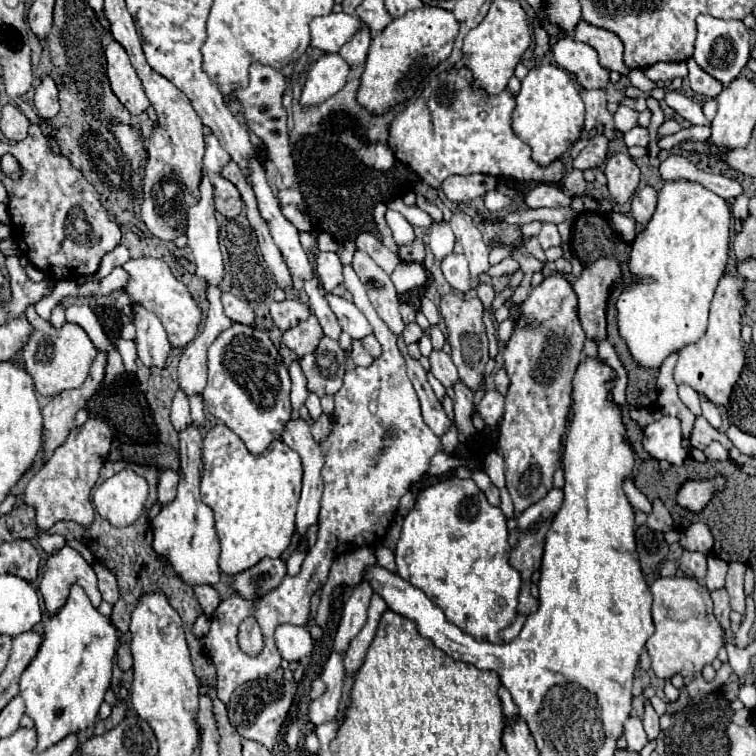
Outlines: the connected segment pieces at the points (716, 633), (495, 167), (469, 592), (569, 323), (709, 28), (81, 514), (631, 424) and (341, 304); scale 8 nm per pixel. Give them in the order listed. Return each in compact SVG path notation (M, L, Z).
M659 577L651 585L651 593L655 633L647 639L645 647L651 657L653 673L661 679L671 679L677 673L685 679L699 675L723 647L723 629L713 617L713 601L707 587L703 595L703 587L691 577Z
M451 67L441 71L421 91L419 99L399 111L389 127L389 147L395 157L409 165L427 185L439 189L451 175L483 173L503 179L559 183L565 175L563 161L541 167L531 159L531 147L513 133L515 95L503 91L489 95L485 89L473 87L467 67Z
M449 477L419 493L415 507L403 521L403 531L395 547L395 563L397 575L419 587L445 611L445 617L453 625L475 639L501 643L501 629L509 627L517 615L517 597L521 587L521 575L509 565L507 553L507 519L501 509L487 503L483 491L473 483L473 479Z
M545 277L539 287L531 291L531 295L521 305L521 315L515 325L511 339L503 349L503 369L507 371L511 385L505 395L505 415L499 425L499 451L503 457L509 455L511 449L519 449L523 453L517 471L507 471L507 489L511 493L515 505L515 517L525 511L529 505L543 499L553 487L553 473L561 465L561 437L567 427L567 415L571 411L571 377L581 361L585 333L577 319L577 297L571 285L561 277Z
M699 15L693 59L705 73L711 73L711 77L715 77L717 81L723 83L723 87L727 87L751 59L751 37L743 21L735 21L735 19L725 21L711 15Z
M87 419L85 425L73 429L59 449L55 449L53 457L35 473L25 489L25 503L35 509L37 527L47 531L57 521L75 521L81 525L91 525L93 521L93 505L91 505L91 489L99 479L99 471L109 455L111 447L111 431L99 419Z
M629 407L623 409L623 421L625 421L625 425L627 425L627 437L629 437L635 453L637 453L641 459L649 459L649 453L643 449L643 427L629 417Z
M331 293L327 295L327 301L329 301L333 313L337 315L341 329L345 333L349 333L353 339L363 339L373 333L369 321L363 317L363 313L351 301L345 301L343 297L335 297Z

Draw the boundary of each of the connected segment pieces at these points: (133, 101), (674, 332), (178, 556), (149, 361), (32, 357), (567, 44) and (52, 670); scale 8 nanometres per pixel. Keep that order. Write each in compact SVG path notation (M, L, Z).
M113 41L105 49L107 55L107 77L117 99L129 109L131 115L141 115L149 107L149 99L141 87L141 81L125 53L125 49Z
M665 181L659 191L657 209L647 227L635 237L629 269L635 281L623 287L617 299L619 311L619 333L625 339L633 359L649 369L659 369L669 353L683 349L699 341L707 327L709 305L729 259L729 237L731 237L731 211L725 199L705 189L695 181Z
M189 425L179 433L181 441L181 469L179 469L179 491L171 505L163 507L153 519L153 549L159 555L167 555L169 565L175 573L189 585L217 585L221 571L217 565L219 559L219 537L213 527L213 511L199 497L199 463L201 463L201 431Z
M133 305L135 327L137 327L137 353L145 367L165 367L165 361L171 353L167 333L161 321L147 309Z
M33 307L27 309L27 319L35 331L27 347L23 349L23 361L25 361L25 369L31 373L35 381L37 393L45 397L53 397L67 389L79 389L79 385L83 385L83 381L87 379L91 361L95 359L95 353L97 353L87 333L79 325L73 325L73 323L67 323L65 327L55 329L45 319L35 315Z
M563 37L551 47L551 51L555 61L565 71L575 75L583 89L605 89L609 85L609 71L599 65L597 51L587 43L577 43L571 37Z
M79 585L71 587L71 593L65 601L65 605L59 609L57 615L49 617L49 621L43 623L43 641L35 655L35 659L27 665L27 669L21 675L21 697L27 707L27 715L35 721L37 729L37 751L45 751L47 747L55 745L69 733L77 733L89 725L95 723L99 707L103 703L105 691L111 683L111 669L113 669L113 657L117 647L117 633L111 621L101 615L85 595L85 591Z

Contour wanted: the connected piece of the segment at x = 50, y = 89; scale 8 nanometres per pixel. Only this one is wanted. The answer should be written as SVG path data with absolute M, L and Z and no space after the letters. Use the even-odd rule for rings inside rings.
M45 77L35 89L35 107L43 121L49 121L59 113L59 91L51 77Z

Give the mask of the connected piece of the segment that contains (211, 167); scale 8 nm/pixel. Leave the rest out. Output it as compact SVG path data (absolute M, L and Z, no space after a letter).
M211 133L205 137L205 157L203 157L203 167L207 173L219 173L223 165L227 165L231 157L227 157L227 151L219 145L217 137Z

